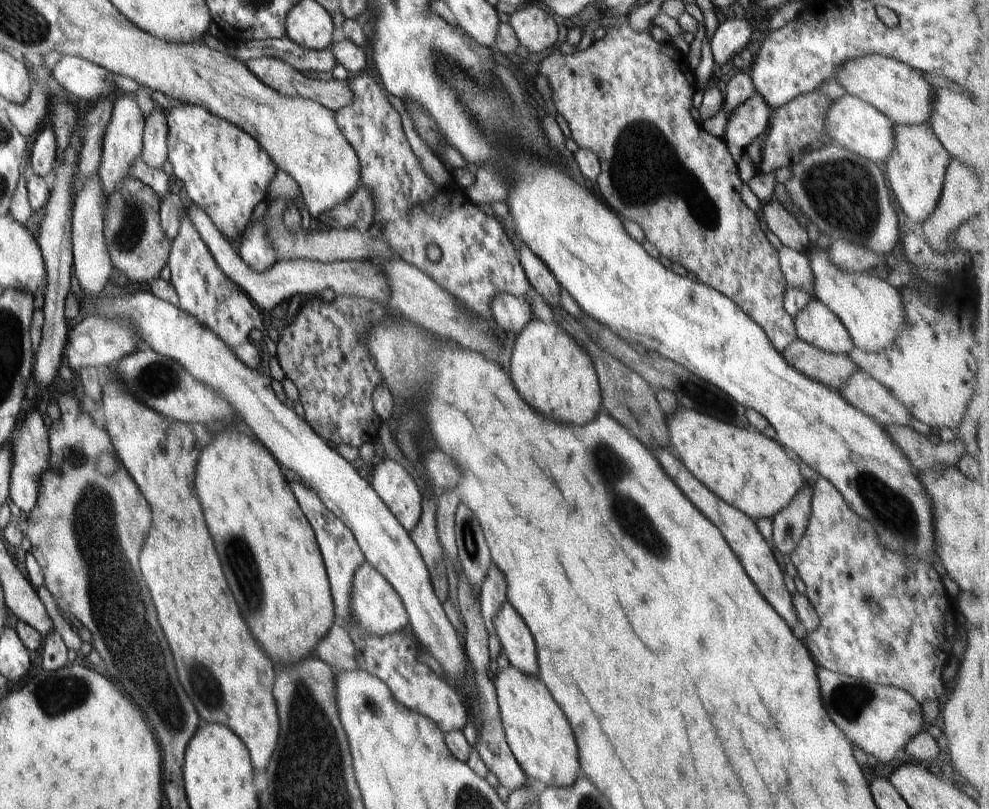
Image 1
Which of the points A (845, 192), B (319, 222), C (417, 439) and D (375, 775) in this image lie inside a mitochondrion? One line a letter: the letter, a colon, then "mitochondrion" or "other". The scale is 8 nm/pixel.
A: mitochondrion
B: other
C: mitochondrion
D: other

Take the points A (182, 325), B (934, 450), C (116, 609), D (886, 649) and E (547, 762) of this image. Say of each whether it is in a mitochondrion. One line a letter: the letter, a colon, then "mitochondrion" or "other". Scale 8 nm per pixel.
A: other
B: other
C: mitochondrion
D: mitochondrion
E: other

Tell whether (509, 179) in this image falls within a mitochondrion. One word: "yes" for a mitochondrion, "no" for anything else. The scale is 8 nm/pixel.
no

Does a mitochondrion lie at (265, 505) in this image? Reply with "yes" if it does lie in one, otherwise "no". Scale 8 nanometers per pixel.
no

